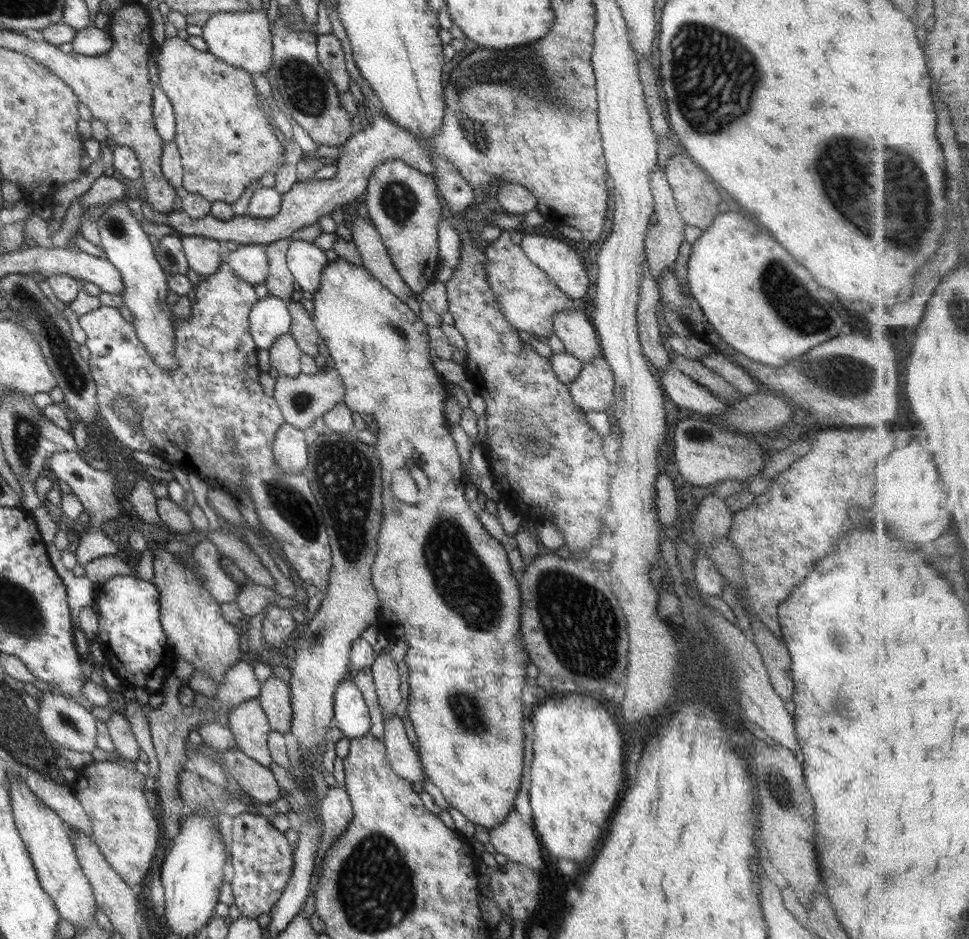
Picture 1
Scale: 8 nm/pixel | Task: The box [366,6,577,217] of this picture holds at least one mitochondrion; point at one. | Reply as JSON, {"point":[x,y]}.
{"point":[515,71]}

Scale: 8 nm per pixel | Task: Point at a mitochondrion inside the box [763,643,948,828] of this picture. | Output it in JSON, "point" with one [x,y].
{"point":[781,788]}

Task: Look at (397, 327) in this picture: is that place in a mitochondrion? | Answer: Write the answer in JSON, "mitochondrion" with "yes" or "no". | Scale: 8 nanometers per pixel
{"mitochondrion":"yes"}

